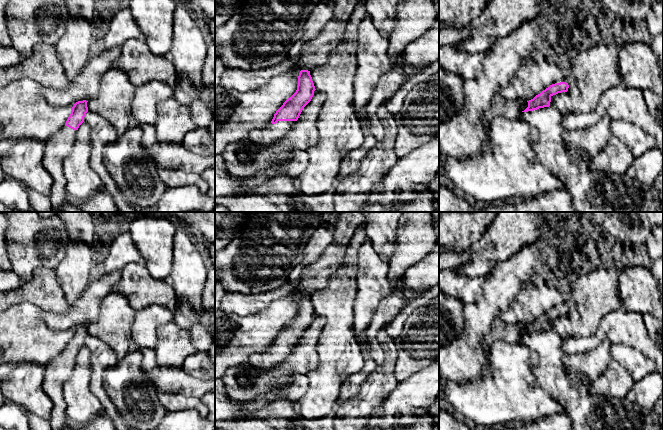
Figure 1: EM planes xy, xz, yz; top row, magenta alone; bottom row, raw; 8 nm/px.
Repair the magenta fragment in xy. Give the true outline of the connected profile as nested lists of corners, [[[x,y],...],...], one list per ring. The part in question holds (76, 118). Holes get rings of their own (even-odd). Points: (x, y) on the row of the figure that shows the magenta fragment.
[[[86,100],[76,102],[65,126],[45,141],[42,164],[53,179],[48,196],[52,204],[52,212],[62,212],[62,206],[67,202],[68,193],[62,164],[72,150],[79,126],[84,122],[88,112],[87,102]]]

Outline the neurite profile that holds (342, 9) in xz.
[[[336,0],[332,5],[334,13],[332,19],[314,39],[302,45],[297,63],[293,63],[288,58],[279,65],[263,69],[226,68],[219,86],[239,92],[257,90],[265,86],[273,77],[284,74],[287,71],[310,71],[314,67],[326,63],[328,55],[343,41],[350,15],[355,6],[361,1],[363,0]]]

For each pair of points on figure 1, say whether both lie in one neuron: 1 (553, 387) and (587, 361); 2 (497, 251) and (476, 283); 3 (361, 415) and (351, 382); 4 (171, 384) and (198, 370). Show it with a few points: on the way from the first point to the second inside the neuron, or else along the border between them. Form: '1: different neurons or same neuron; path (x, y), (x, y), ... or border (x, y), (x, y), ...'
1: different neurons; border (562, 354), (562, 364), (583, 377)
2: different neurons; border (457, 271), (468, 276), (486, 277)
3: different neurons; border (368, 375), (360, 390), (351, 398), (339, 404)
4: different neurons; border (181, 367), (192, 376), (204, 380)

